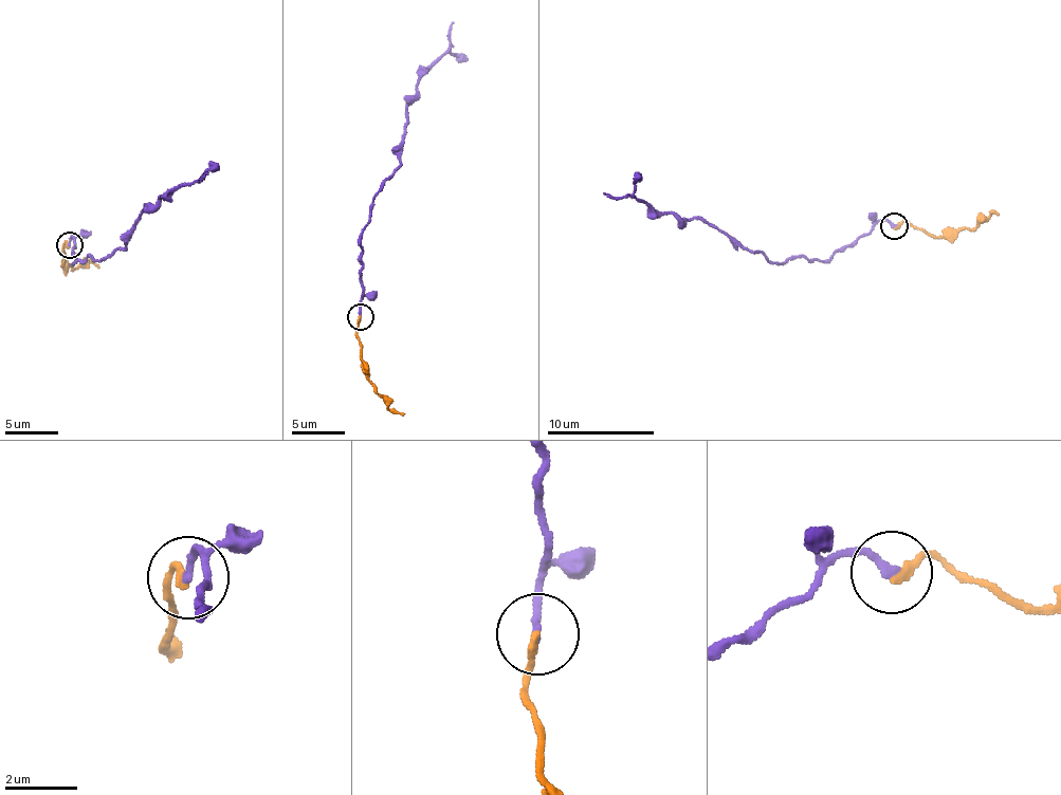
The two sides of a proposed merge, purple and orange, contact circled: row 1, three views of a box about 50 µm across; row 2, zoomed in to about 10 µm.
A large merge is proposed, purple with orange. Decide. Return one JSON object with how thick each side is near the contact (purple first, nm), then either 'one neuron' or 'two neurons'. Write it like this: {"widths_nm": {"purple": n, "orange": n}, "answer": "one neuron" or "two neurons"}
{"widths_nm": {"purple": 220, "orange": 240}, "answer": "one neuron"}

